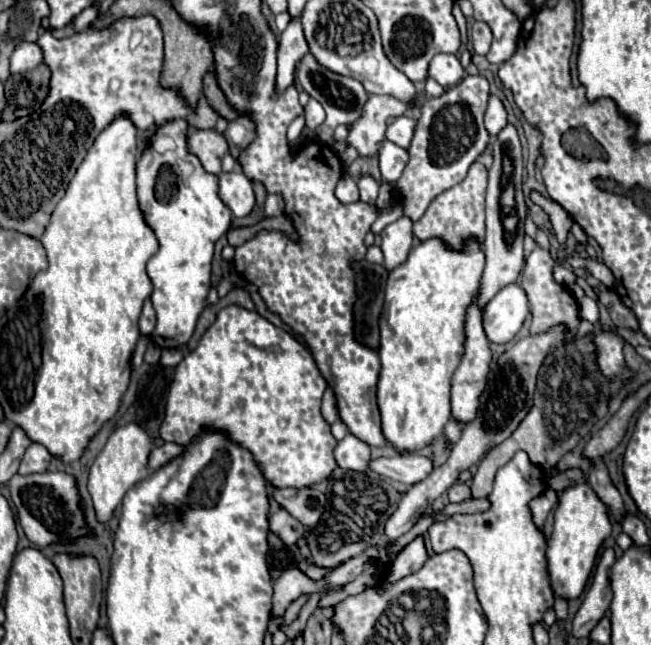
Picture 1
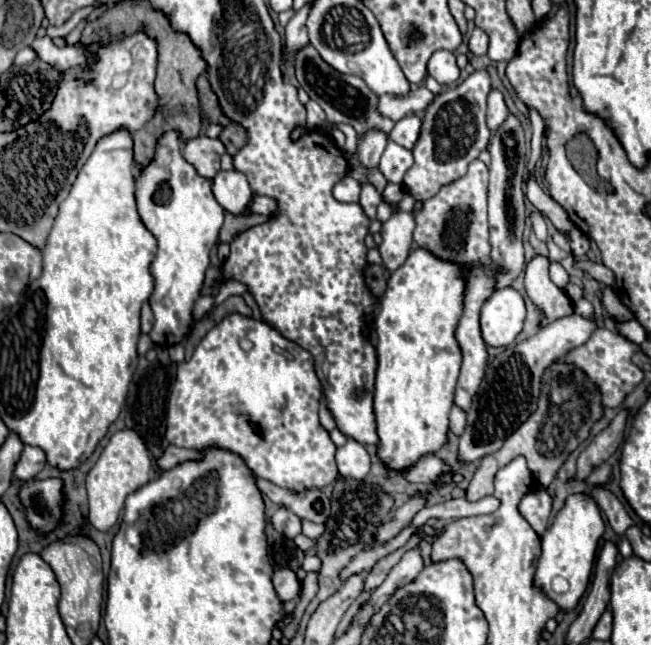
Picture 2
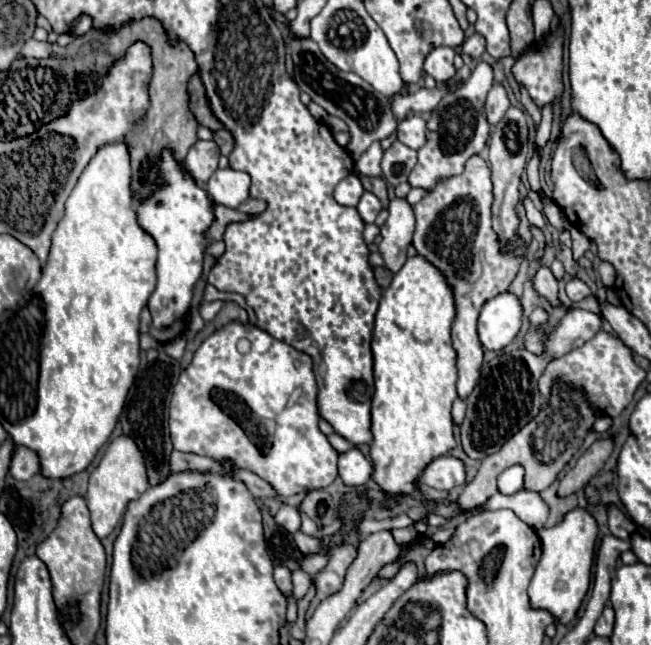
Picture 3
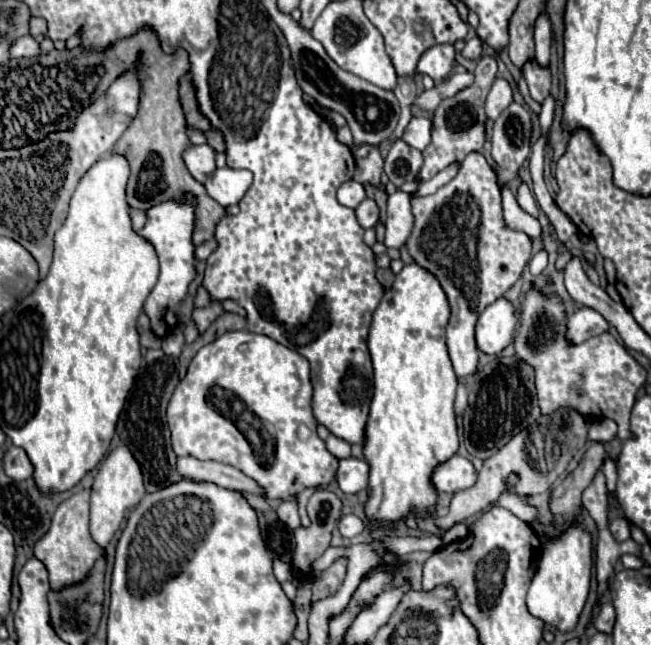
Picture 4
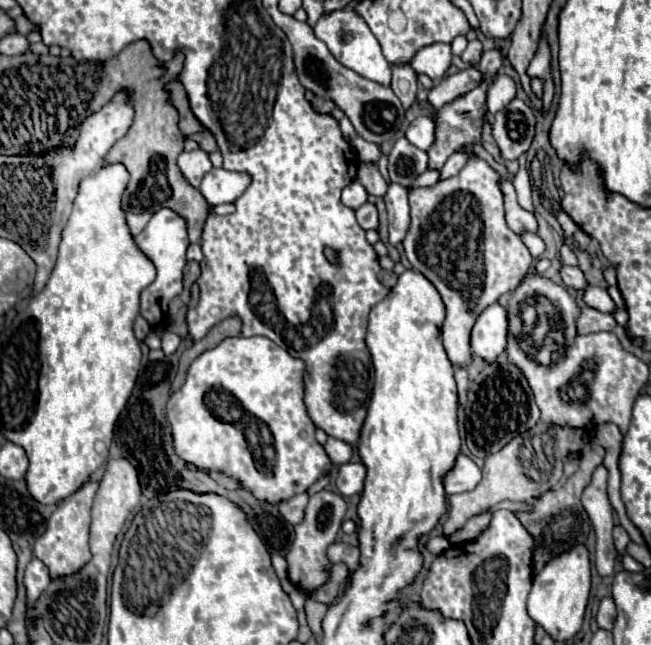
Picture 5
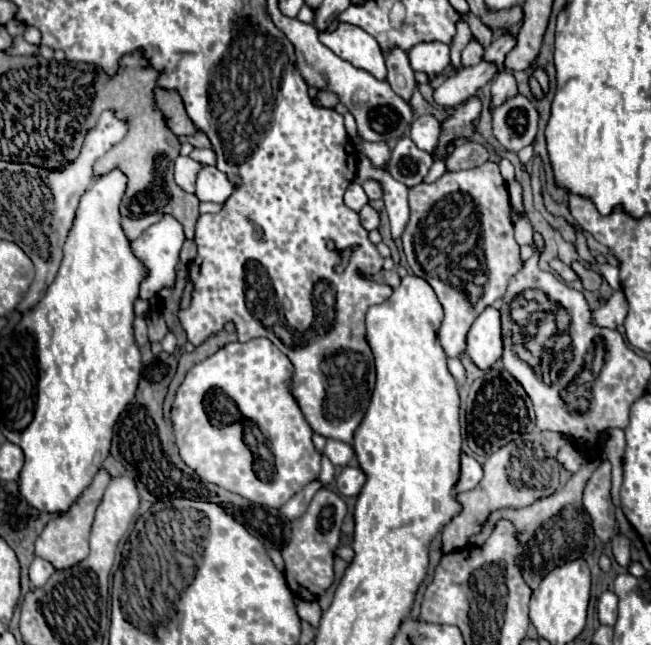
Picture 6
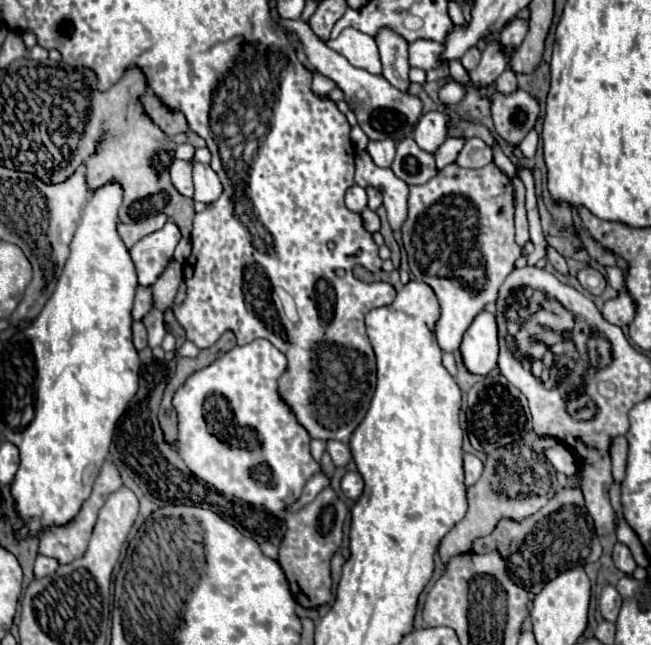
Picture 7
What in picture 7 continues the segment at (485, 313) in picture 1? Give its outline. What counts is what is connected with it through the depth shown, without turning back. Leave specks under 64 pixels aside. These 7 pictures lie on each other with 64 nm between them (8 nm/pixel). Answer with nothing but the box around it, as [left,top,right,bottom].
[460,312,498,376]

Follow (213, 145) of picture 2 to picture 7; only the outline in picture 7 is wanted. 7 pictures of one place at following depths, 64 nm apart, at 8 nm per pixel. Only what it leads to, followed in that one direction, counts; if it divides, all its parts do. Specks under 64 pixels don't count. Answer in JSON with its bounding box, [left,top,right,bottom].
[170,160,194,198]

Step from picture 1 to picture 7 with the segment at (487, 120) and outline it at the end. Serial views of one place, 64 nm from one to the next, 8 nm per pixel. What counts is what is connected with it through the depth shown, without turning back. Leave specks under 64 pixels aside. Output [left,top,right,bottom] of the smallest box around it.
[496,68,516,94]

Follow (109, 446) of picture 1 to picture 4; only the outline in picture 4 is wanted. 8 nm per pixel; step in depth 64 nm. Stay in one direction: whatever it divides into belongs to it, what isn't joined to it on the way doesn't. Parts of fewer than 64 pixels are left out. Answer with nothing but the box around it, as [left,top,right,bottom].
[90,446,144,550]

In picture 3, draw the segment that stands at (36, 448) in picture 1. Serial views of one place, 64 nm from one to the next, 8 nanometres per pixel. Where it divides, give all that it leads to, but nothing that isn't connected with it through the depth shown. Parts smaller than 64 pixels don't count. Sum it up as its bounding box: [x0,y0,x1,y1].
[8,446,40,480]

